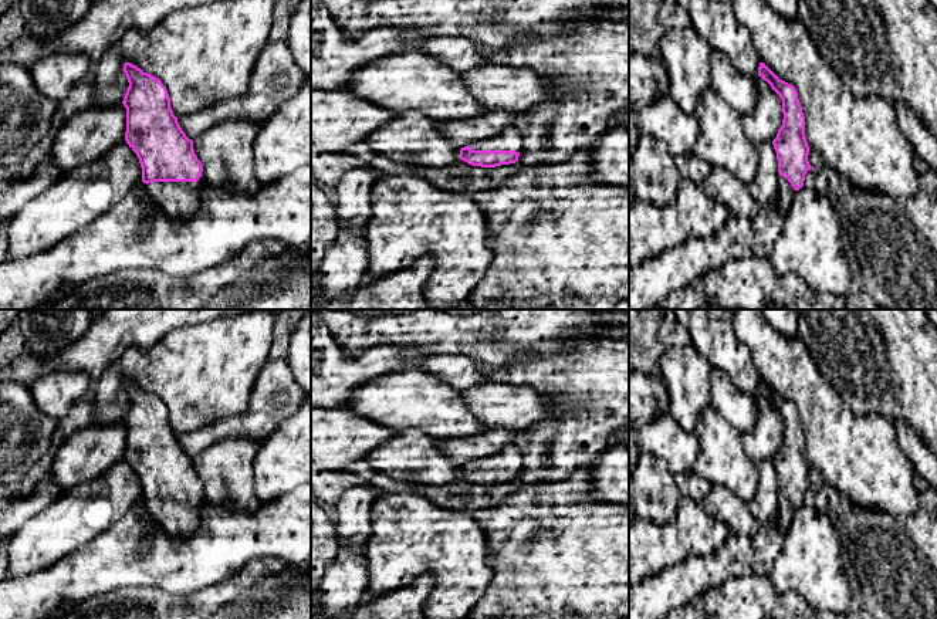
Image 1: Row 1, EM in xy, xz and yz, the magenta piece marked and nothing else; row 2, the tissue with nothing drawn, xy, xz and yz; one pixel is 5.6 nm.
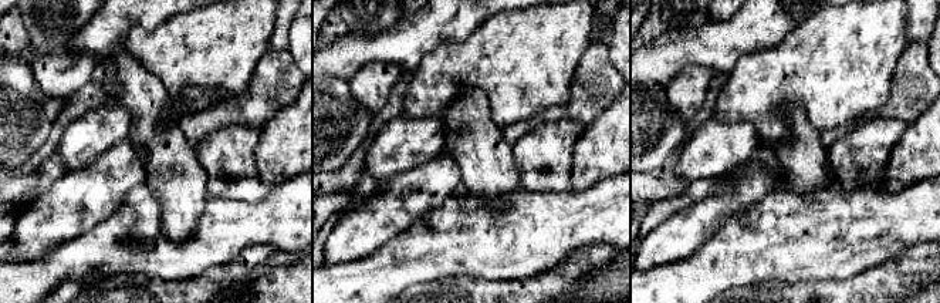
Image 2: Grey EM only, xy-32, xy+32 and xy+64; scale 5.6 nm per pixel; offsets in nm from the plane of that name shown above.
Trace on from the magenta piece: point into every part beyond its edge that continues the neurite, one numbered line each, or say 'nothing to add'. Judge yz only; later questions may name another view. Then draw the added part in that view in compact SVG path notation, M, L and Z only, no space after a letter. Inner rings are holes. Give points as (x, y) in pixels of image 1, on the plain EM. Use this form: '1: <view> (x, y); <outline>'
1: yz (653, 598); M784 494L778 495L778 505L777 522L761 524L754 537L730 535L710 555L687 558L636 585L629 584L629 619L664 619L670 610L733 576L769 576L795 511Z

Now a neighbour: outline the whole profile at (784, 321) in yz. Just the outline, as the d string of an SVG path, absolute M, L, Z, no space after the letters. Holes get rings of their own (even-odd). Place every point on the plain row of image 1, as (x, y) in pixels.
M762 310L767 322L785 338L798 335L795 310Z

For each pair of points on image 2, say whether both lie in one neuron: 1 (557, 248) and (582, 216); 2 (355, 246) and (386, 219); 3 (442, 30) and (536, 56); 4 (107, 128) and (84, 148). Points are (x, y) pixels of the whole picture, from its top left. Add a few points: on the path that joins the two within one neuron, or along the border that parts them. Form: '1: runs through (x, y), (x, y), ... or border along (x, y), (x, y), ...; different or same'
1: runs through (558, 241), (575, 224); same
2: runs through (362, 239), (379, 222); same
3: border along (492, 14), (465, 39), (449, 40), (436, 49); different
4: runs through (101, 131), (90, 142); same

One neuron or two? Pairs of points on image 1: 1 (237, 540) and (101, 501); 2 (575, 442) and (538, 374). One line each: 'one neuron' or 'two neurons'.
1: two neurons
2: one neuron

